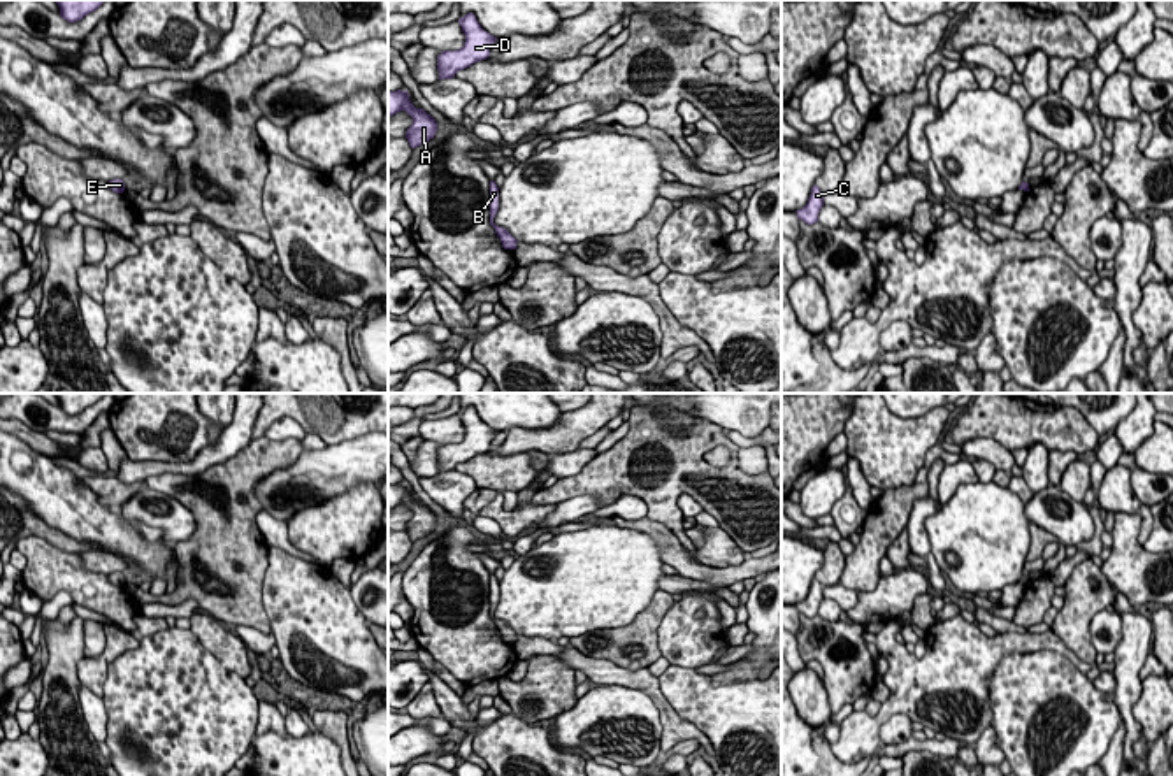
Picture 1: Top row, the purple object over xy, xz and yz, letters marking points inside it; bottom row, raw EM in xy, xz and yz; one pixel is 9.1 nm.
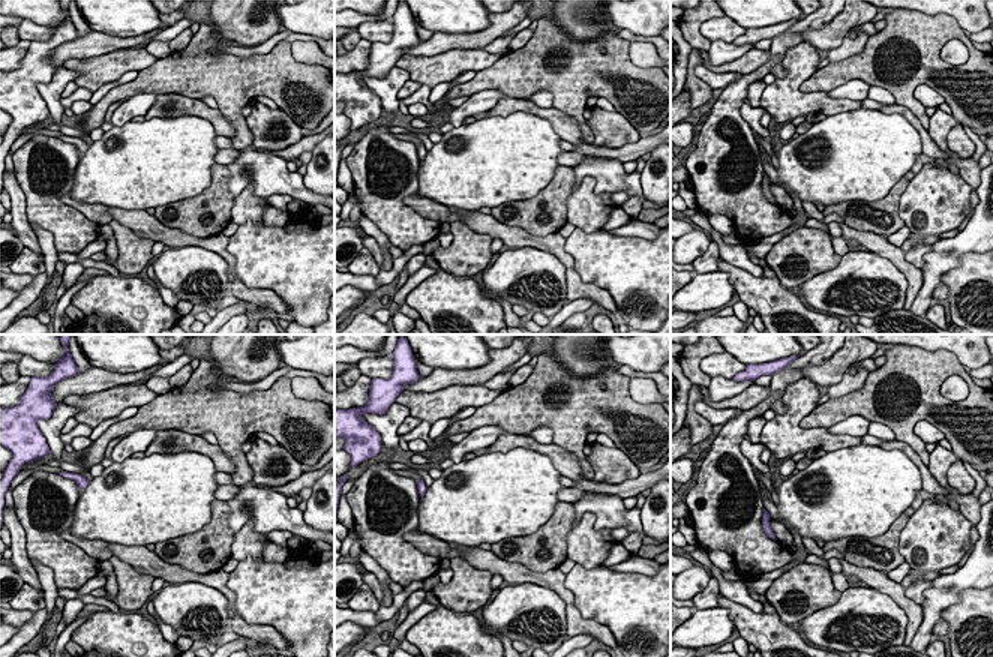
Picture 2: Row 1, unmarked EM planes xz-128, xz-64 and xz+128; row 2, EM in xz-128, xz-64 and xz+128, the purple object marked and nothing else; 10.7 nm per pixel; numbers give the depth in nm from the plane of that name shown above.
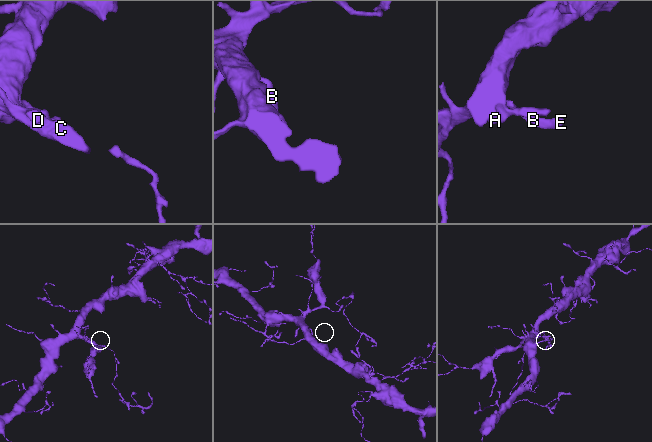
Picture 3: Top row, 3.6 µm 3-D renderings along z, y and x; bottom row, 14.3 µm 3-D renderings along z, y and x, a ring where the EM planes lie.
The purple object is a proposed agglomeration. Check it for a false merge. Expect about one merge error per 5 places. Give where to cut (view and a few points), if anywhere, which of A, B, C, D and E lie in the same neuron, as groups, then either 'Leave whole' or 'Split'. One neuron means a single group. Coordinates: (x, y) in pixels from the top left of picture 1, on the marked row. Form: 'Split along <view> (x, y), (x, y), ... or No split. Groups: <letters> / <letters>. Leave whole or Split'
No split. Groups: A B C D E. Leave whole

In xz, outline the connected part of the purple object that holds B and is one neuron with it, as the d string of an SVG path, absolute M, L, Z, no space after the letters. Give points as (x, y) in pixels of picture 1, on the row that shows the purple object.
M490 181L490 225L495 228L495 234L500 239L504 249L516 249L518 241L506 228L497 226L493 223L497 211L499 211L499 188L495 181Z

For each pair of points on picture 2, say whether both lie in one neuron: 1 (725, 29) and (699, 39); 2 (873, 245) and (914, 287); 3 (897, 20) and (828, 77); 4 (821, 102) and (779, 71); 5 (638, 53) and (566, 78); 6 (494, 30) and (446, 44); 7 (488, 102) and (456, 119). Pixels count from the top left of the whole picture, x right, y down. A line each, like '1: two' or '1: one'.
1: two
2: one
3: one
4: two
5: two
6: one
7: one

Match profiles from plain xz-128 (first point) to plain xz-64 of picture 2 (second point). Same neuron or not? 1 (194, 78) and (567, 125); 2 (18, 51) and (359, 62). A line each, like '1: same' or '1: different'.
1: different
2: same

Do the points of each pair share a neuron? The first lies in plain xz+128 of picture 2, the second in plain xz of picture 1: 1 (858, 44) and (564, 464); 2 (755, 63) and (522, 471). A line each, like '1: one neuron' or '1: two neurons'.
1: one neuron
2: one neuron

